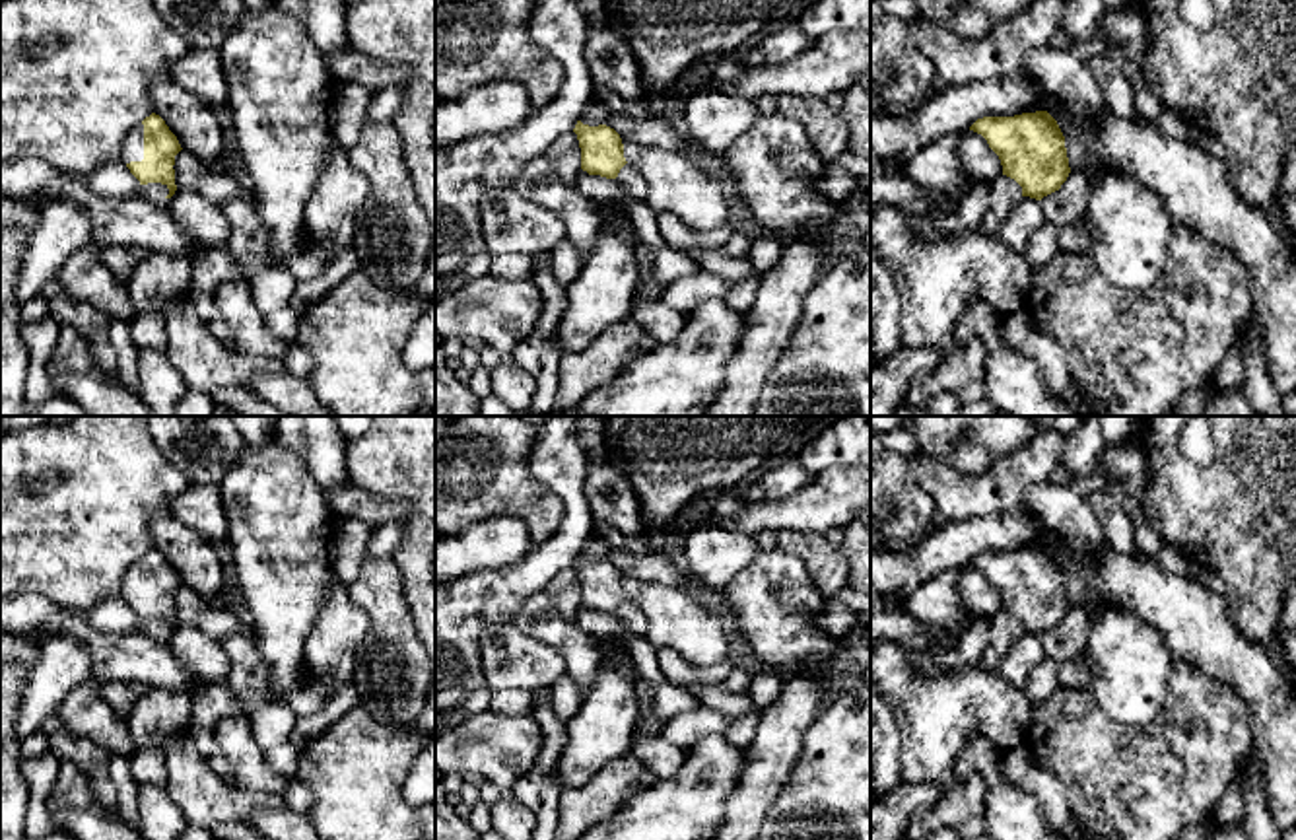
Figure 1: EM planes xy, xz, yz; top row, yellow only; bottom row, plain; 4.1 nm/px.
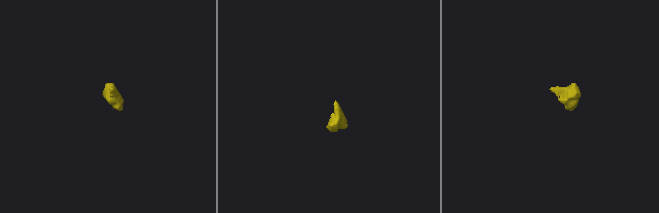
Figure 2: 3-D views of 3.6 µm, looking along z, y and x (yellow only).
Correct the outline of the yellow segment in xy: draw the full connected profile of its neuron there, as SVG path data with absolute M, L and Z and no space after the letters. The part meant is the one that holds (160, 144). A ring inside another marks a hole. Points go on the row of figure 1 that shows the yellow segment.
M152 113L138 122L120 148L120 161L140 181L140 185L161 183L169 189L165 198L177 191L175 185L175 156L181 152L177 136L169 130L165 121Z

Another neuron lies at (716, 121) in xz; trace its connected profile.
M701 86L686 97L682 115L688 124L688 134L709 156L723 159L727 150L760 119L754 101L734 97Z

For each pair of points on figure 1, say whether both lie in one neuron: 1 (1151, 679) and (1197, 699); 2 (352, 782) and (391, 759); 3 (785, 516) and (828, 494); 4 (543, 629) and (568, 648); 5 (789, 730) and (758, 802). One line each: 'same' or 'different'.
1: different
2: same
3: same
4: same
5: same

